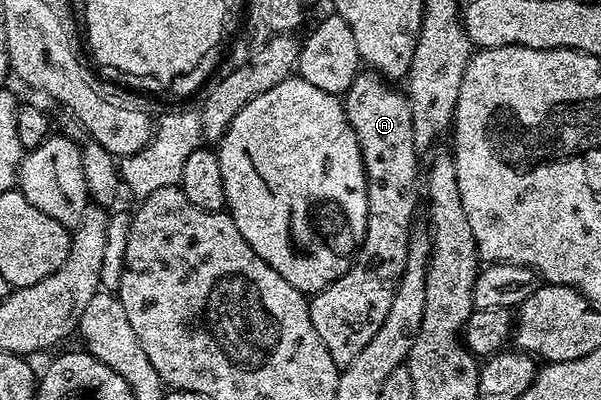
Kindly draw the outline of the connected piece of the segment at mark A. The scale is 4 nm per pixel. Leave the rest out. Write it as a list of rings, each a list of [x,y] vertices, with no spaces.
[[[362,70],[354,76],[351,86],[343,93],[345,117],[355,130],[355,138],[359,138],[363,154],[367,178],[367,230],[352,266],[342,276],[335,278],[331,286],[312,293],[309,300],[311,326],[315,326],[319,338],[323,338],[323,346],[327,346],[327,354],[331,354],[338,369],[347,367],[358,354],[363,354],[367,342],[371,342],[379,326],[383,326],[383,318],[387,318],[387,310],[391,310],[391,298],[395,298],[397,280],[403,278],[403,266],[407,266],[407,246],[415,231],[413,215],[417,212],[417,188],[419,192],[419,150],[413,137],[408,95],[404,91],[396,92],[393,88],[396,87],[384,76],[379,76],[372,70]]]

